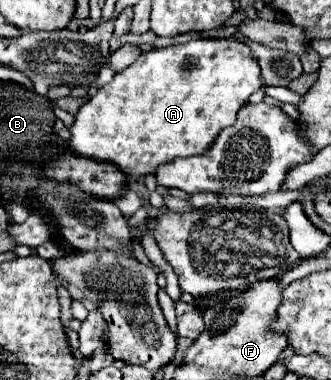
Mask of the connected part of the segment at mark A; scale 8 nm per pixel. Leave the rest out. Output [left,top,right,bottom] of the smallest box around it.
[70,38,262,176]

